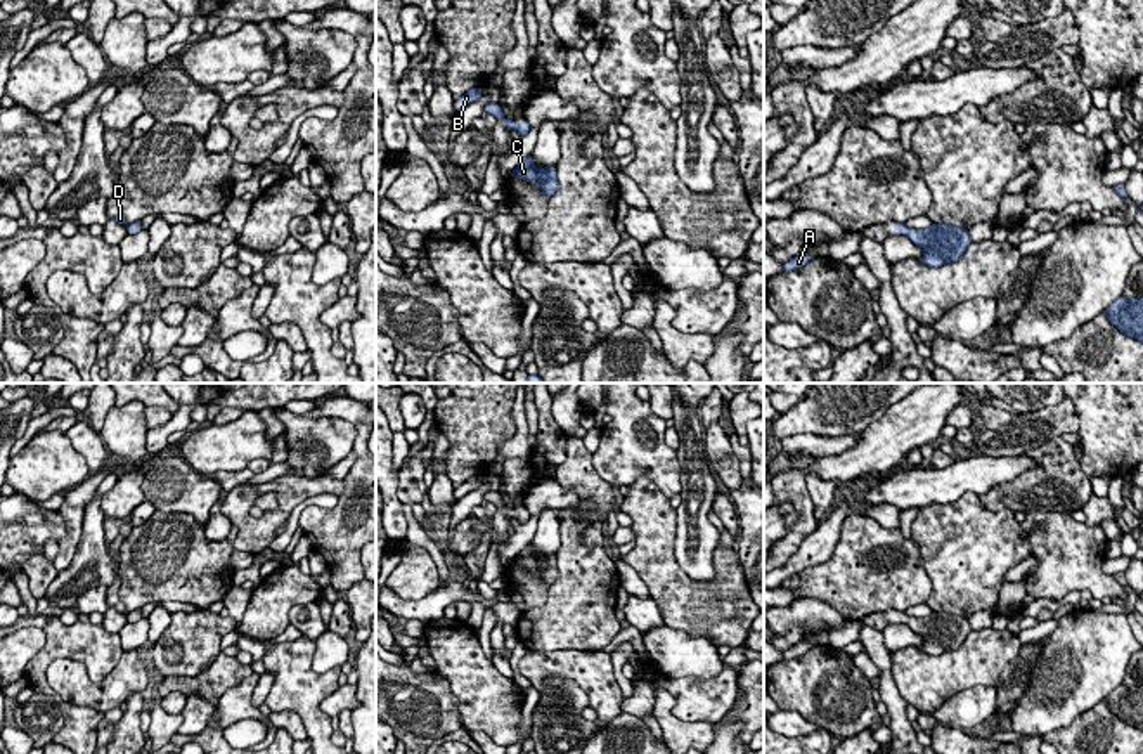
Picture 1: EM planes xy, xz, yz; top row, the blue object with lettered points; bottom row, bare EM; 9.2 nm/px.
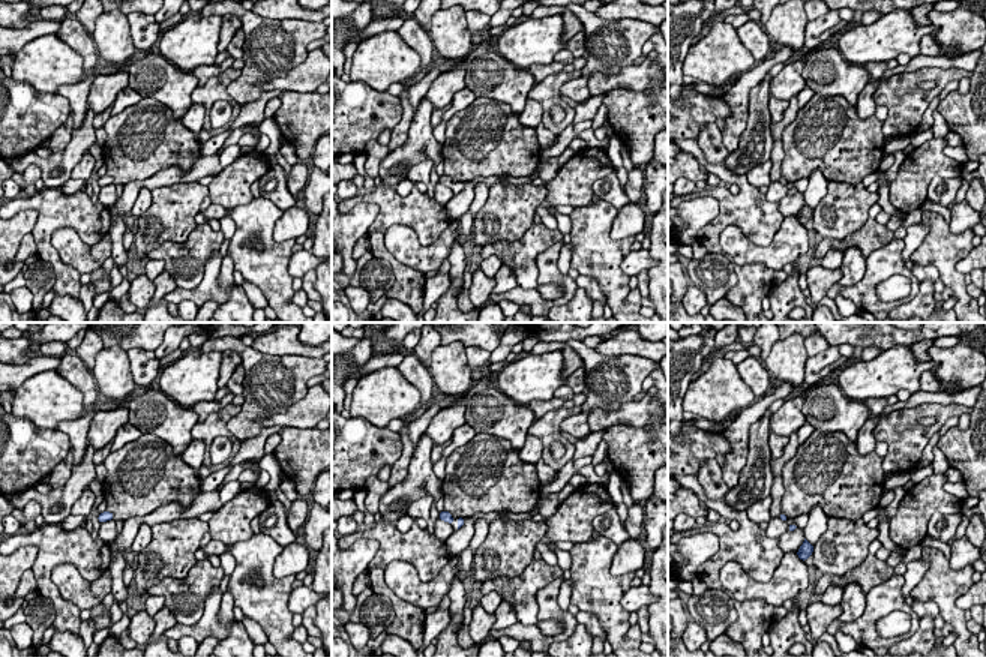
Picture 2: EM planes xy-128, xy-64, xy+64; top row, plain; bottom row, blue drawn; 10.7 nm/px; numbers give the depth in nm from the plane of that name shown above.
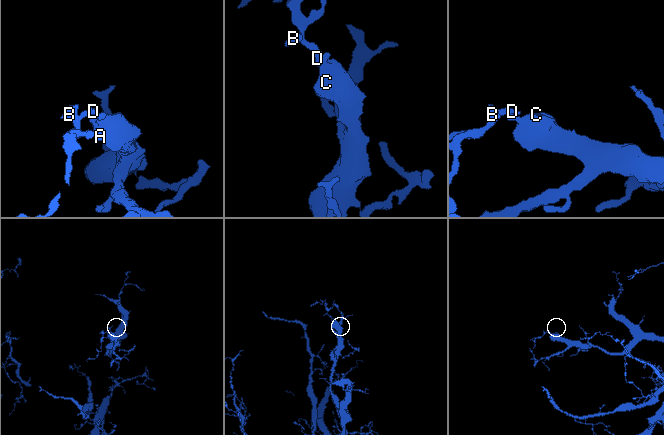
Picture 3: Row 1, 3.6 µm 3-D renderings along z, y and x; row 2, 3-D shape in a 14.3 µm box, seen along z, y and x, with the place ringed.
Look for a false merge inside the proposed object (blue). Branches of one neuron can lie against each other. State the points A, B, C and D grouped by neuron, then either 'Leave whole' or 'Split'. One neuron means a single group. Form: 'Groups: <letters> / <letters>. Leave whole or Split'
Groups: A B C D. Leave whole

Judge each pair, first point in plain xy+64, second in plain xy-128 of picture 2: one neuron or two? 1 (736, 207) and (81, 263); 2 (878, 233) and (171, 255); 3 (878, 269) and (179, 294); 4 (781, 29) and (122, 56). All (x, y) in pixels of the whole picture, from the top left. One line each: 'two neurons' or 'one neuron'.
1: two neurons
2: one neuron
3: one neuron
4: one neuron

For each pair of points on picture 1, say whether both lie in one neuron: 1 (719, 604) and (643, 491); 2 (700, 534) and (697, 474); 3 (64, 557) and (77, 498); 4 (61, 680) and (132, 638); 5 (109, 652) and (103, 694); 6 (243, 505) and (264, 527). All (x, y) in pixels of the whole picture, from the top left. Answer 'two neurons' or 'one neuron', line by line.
1: one neuron
2: one neuron
3: one neuron
4: two neurons
5: two neurons
6: one neuron

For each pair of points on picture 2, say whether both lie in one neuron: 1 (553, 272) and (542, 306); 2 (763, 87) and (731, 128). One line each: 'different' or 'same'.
1: same
2: different

